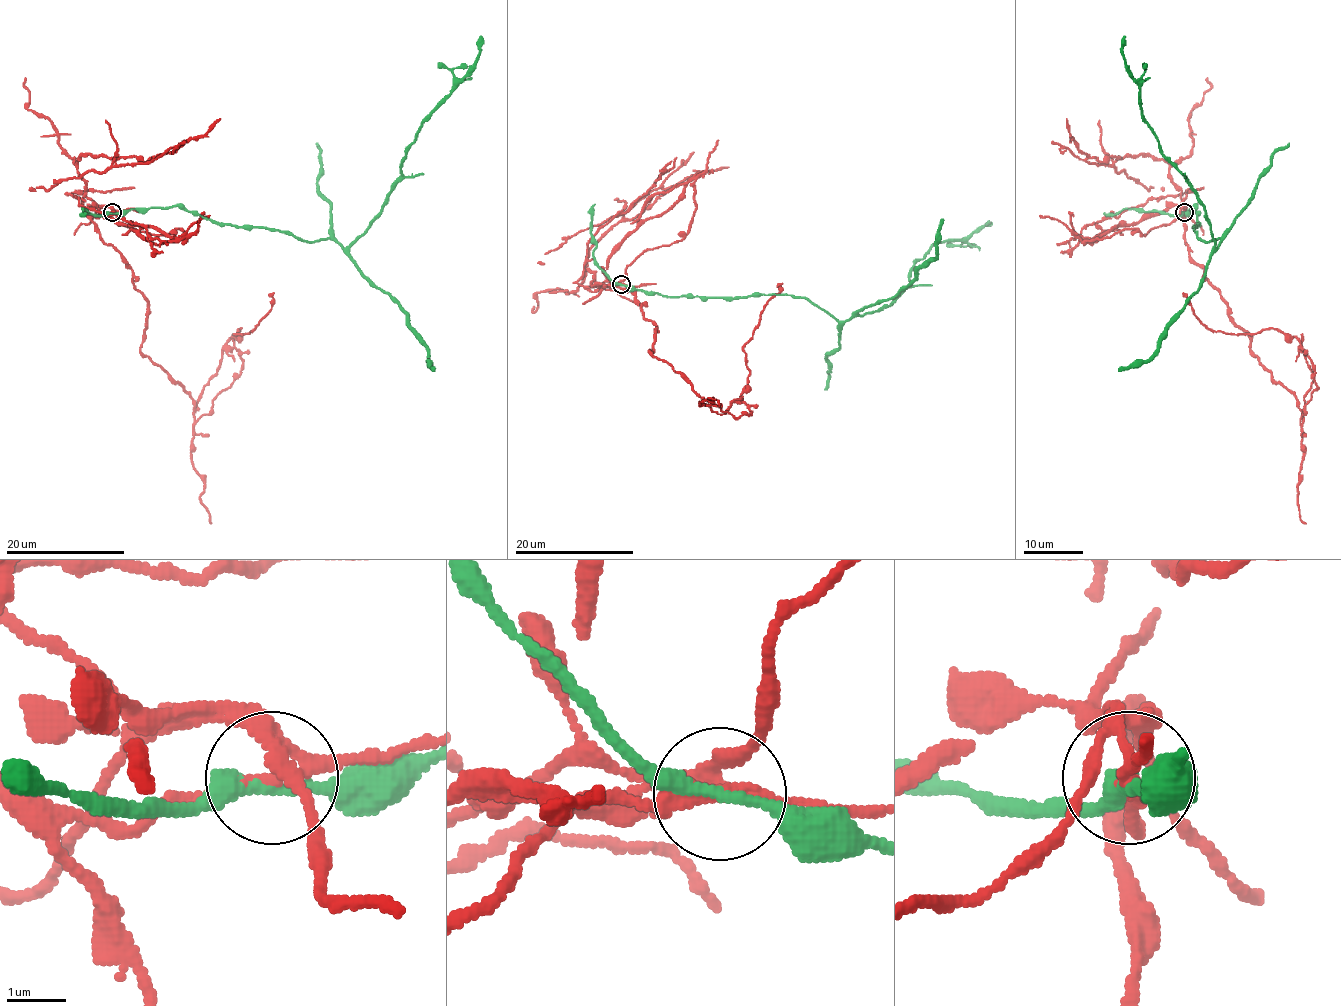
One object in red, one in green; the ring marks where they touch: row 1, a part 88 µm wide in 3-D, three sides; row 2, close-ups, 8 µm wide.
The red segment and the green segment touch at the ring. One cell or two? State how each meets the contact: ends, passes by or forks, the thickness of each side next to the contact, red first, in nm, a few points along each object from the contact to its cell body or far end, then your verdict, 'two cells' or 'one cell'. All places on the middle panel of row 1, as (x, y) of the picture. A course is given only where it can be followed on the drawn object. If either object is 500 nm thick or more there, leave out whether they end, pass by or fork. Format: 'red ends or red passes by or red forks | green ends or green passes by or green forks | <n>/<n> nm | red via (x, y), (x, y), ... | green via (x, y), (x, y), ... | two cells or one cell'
red forks | green passes by | 180/240 nm | red via (621, 285), (599, 283), (628, 289), (655, 325), (649, 352), (722, 414), (741, 401), (743, 346), (779, 283) | green via (621, 285), (669, 297), (786, 294), (849, 320), (887, 307), (933, 245), (965, 240), (990, 225) | two cells

